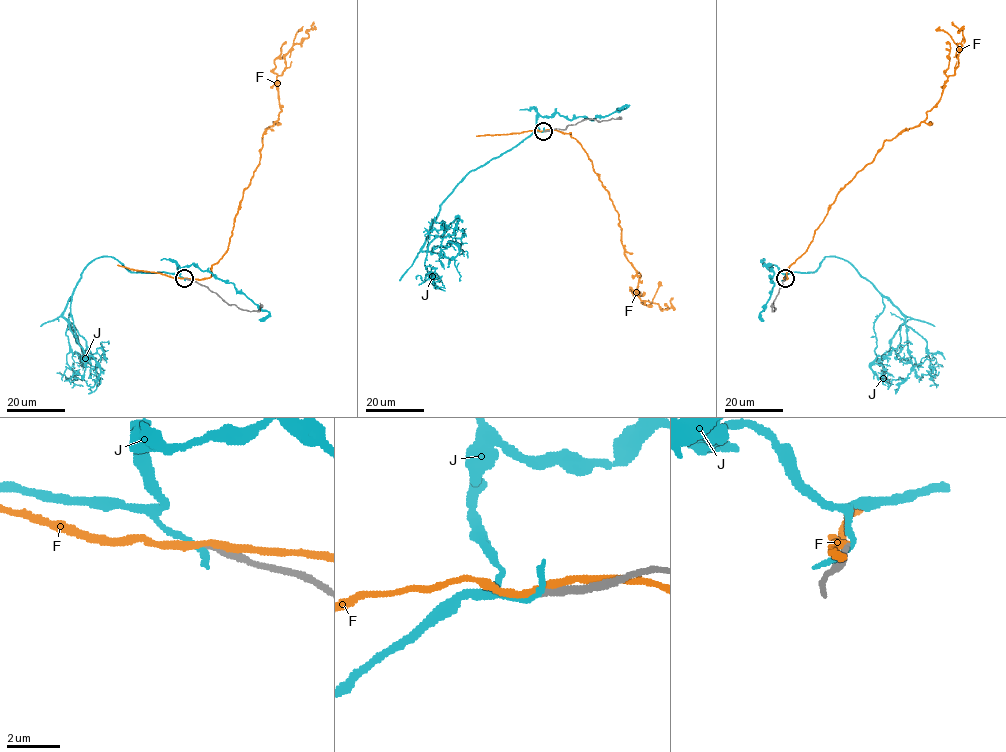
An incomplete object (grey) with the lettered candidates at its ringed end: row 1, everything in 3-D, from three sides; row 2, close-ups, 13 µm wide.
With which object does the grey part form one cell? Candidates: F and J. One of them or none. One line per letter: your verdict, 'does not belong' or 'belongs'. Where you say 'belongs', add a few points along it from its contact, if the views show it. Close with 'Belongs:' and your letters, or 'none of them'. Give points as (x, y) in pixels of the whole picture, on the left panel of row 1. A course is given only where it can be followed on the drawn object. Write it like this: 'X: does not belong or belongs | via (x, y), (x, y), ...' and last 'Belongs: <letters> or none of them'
F: does not belong
J: does not belong
Belongs: none of them

